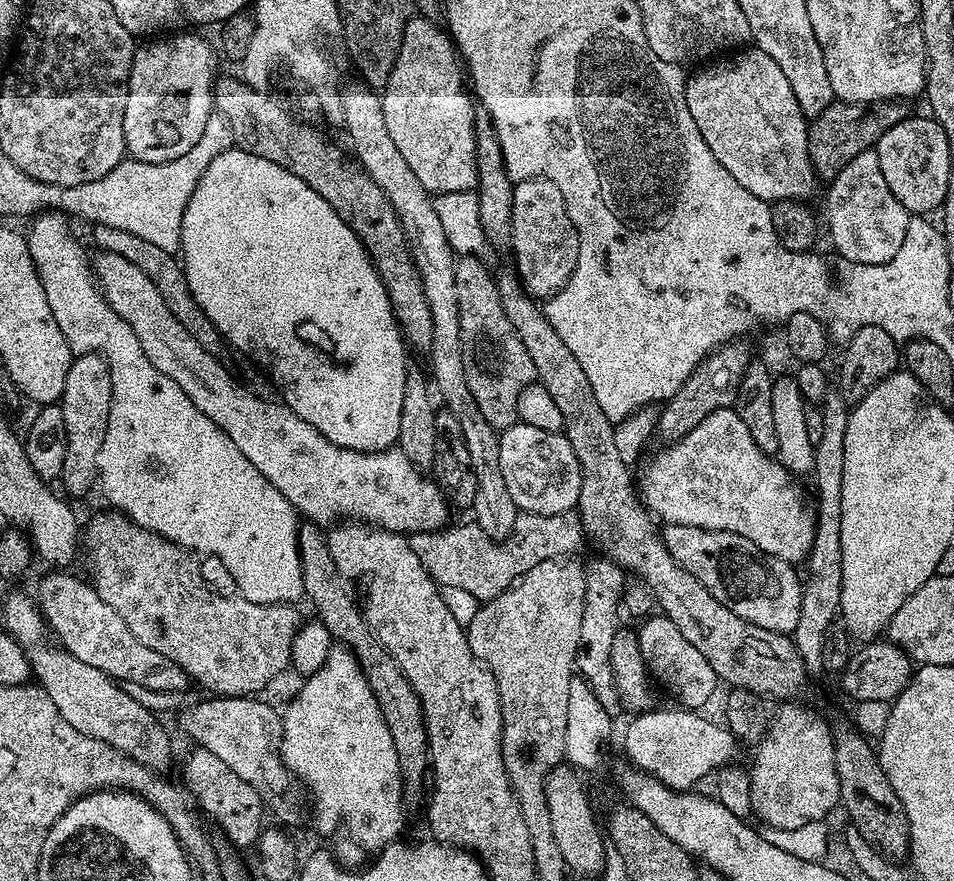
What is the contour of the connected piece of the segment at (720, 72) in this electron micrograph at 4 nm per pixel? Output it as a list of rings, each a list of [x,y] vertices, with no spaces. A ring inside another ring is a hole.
[[[748,46],[697,68],[700,69],[696,76],[689,75],[684,81],[686,106],[690,110],[690,118],[694,118],[694,126],[698,126],[702,138],[706,138],[706,146],[714,150],[714,158],[718,158],[718,162],[722,162],[722,166],[726,166],[731,176],[740,185],[746,186],[750,194],[763,200],[804,202],[809,199],[807,196],[814,195],[818,177],[808,157],[810,120],[802,106],[798,106],[798,98],[794,98],[794,90],[786,74],[782,74],[782,66],[778,66],[778,62],[774,62],[774,58],[761,48]]]

